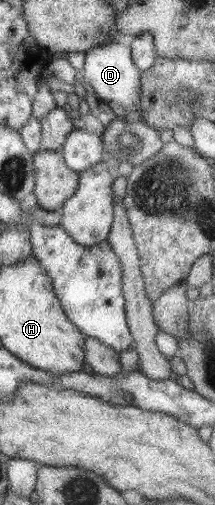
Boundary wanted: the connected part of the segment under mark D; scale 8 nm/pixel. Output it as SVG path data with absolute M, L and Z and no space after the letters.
M114 41L90 47L85 53L85 61L79 76L89 83L95 95L103 101L113 101L126 110L137 107L139 92L141 92L139 91L141 76L138 68L132 63L130 46Z

